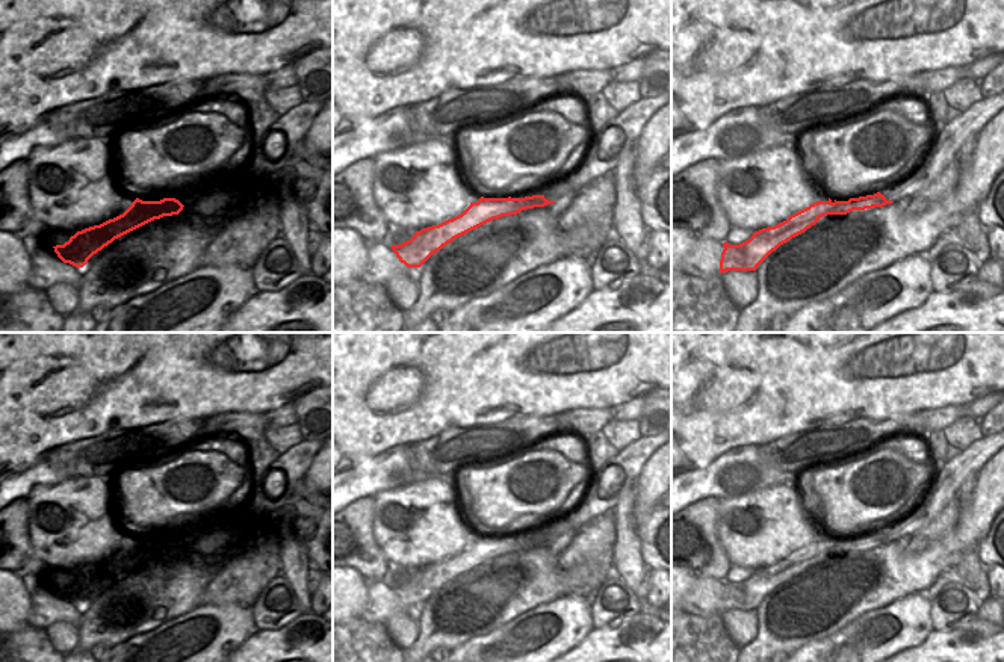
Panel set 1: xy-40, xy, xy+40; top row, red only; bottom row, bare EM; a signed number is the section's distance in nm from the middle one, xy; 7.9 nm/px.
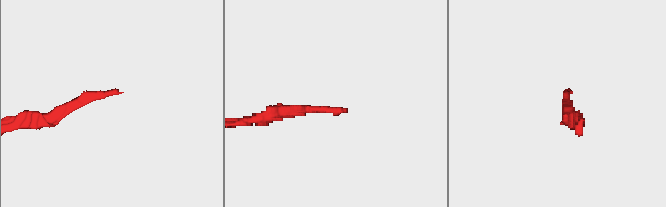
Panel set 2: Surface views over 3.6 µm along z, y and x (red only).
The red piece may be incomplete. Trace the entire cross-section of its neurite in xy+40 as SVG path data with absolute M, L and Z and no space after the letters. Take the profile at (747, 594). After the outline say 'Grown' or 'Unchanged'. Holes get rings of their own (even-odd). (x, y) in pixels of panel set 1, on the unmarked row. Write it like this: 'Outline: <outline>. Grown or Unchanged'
Outline: M1004 398L980 419L981 438L975 440L957 456L936 469L936 478L924 500L901 520L882 534L850 537L848 540L817 540L791 553L786 559L755 570L739 582L723 582L720 611L756 609L780 583L804 571L827 553L847 553L853 549L883 546L894 540L906 540L934 520L954 499L971 499L983 466L1004 447Z. Grown.

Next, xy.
Outline: M671 388L652 390L644 394L644 399L638 420L641 438L618 450L617 456L608 459L597 473L593 473L599 482L590 484L585 499L562 521L553 524L547 534L481 535L476 541L470 541L461 553L416 570L410 579L401 583L392 583L399 600L407 606L420 606L454 577L493 558L564 540L570 531L581 531L597 517L612 512L621 491L637 493L641 469L655 450L671 440Z. Grown.

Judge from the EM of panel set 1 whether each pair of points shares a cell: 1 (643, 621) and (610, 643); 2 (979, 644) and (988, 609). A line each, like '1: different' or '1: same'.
1: same
2: different

